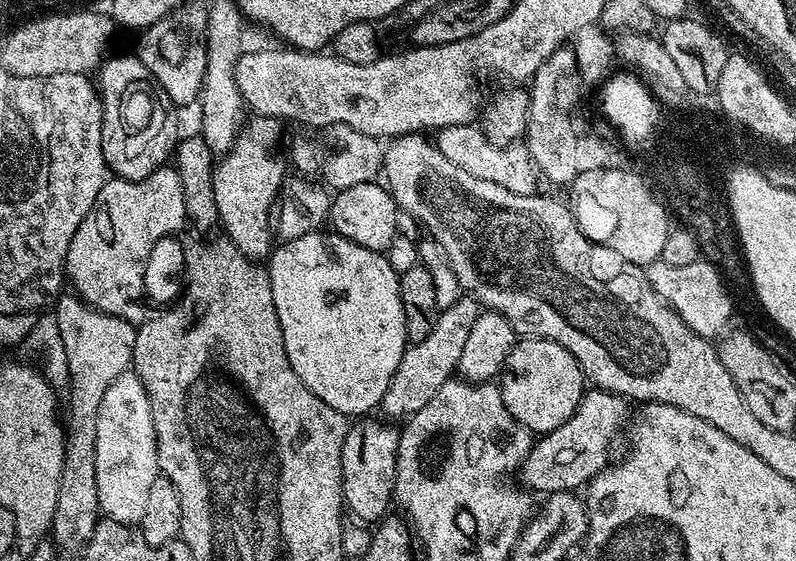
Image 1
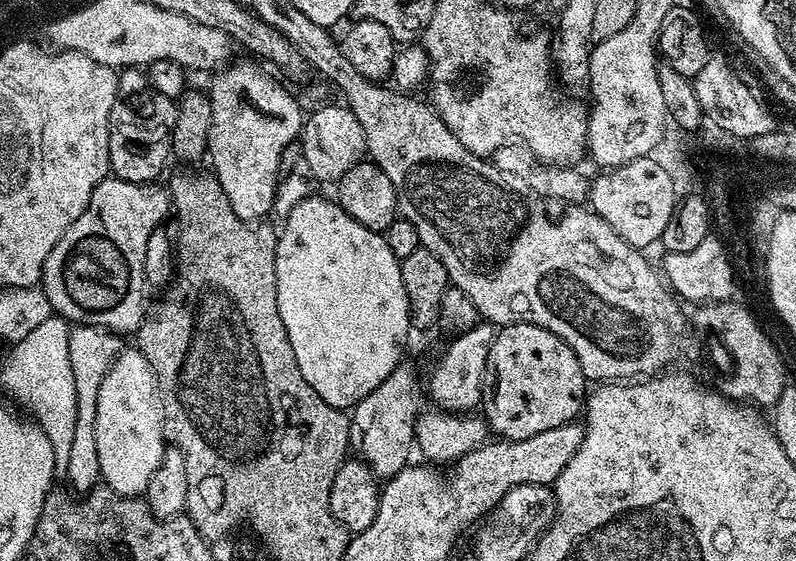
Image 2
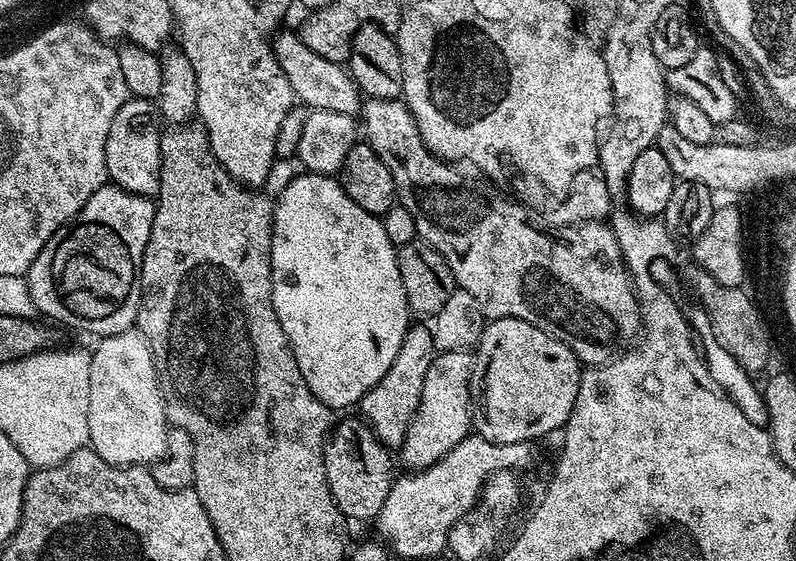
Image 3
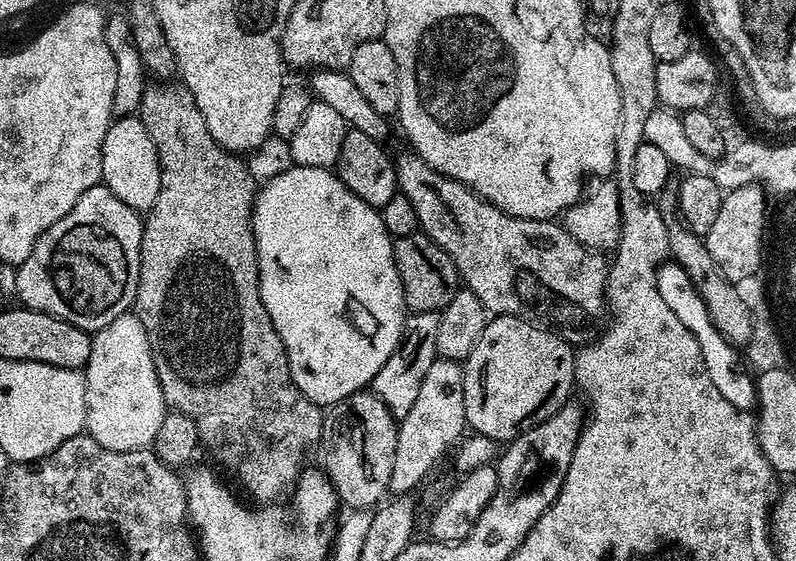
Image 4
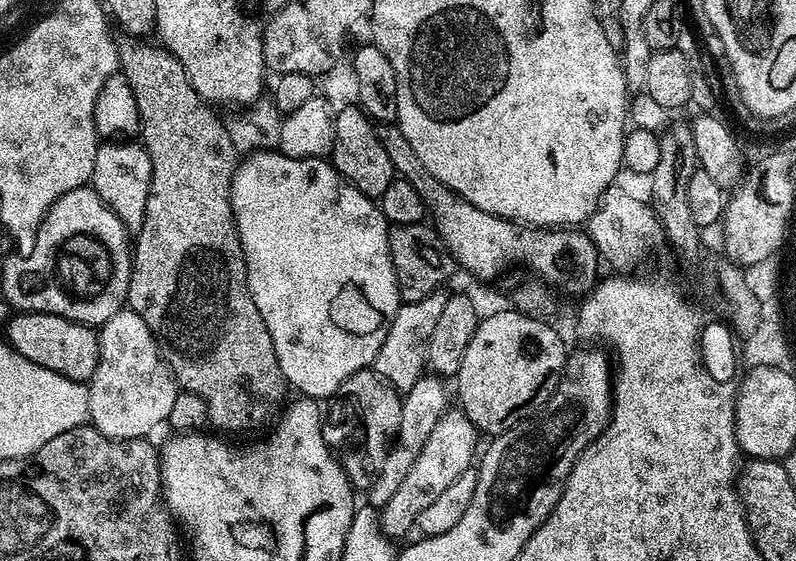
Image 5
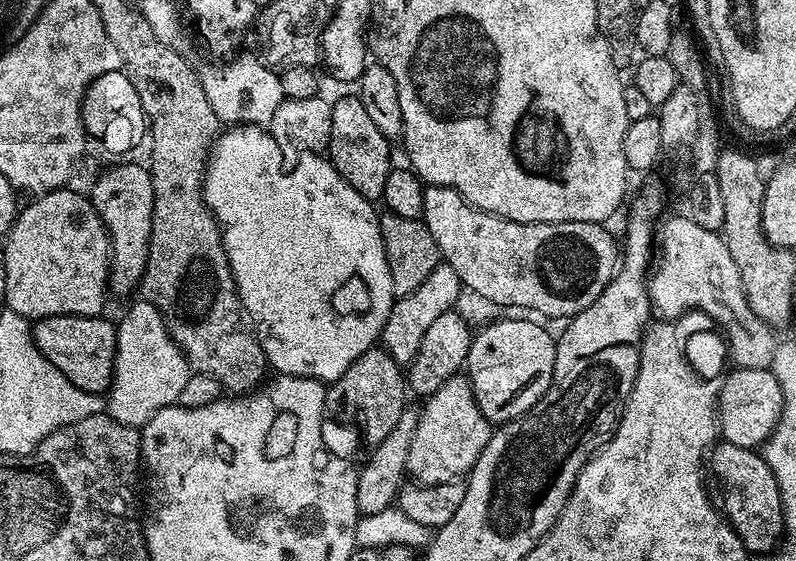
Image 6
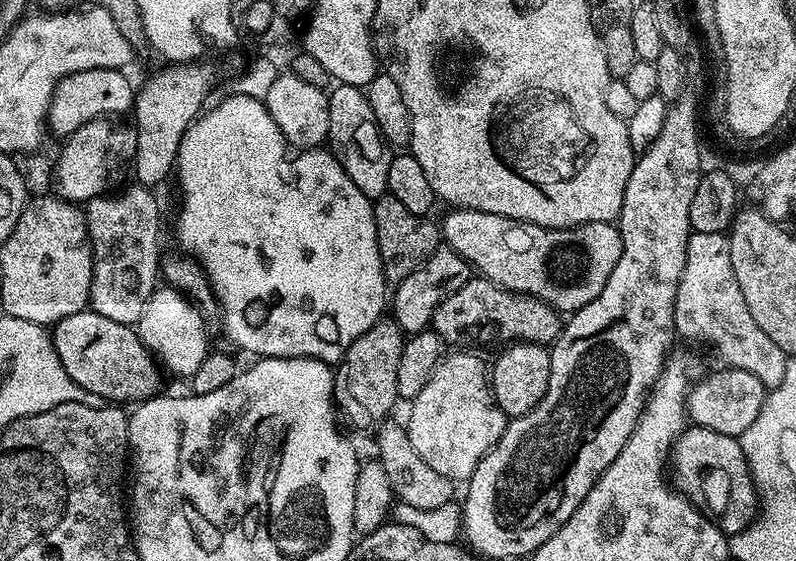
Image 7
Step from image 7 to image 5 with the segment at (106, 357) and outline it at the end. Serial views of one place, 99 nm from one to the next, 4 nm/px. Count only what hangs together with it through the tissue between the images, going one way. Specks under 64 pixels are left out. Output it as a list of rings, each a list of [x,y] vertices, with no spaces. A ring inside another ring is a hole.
[[[16,312],[6,327],[8,345],[22,354],[22,358],[30,358],[30,362],[46,366],[46,370],[54,370],[71,380],[91,381],[100,357],[100,338],[95,327],[45,312]]]

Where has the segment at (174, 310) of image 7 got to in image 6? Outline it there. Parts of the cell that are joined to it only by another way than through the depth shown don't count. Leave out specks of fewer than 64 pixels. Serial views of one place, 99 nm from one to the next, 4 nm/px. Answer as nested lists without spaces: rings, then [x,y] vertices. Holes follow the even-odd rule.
[[[140,298],[137,301],[116,324],[114,374],[112,386],[106,393],[107,415],[134,429],[143,426],[151,413],[173,407],[190,375],[188,359],[172,340],[160,311],[149,300]]]

